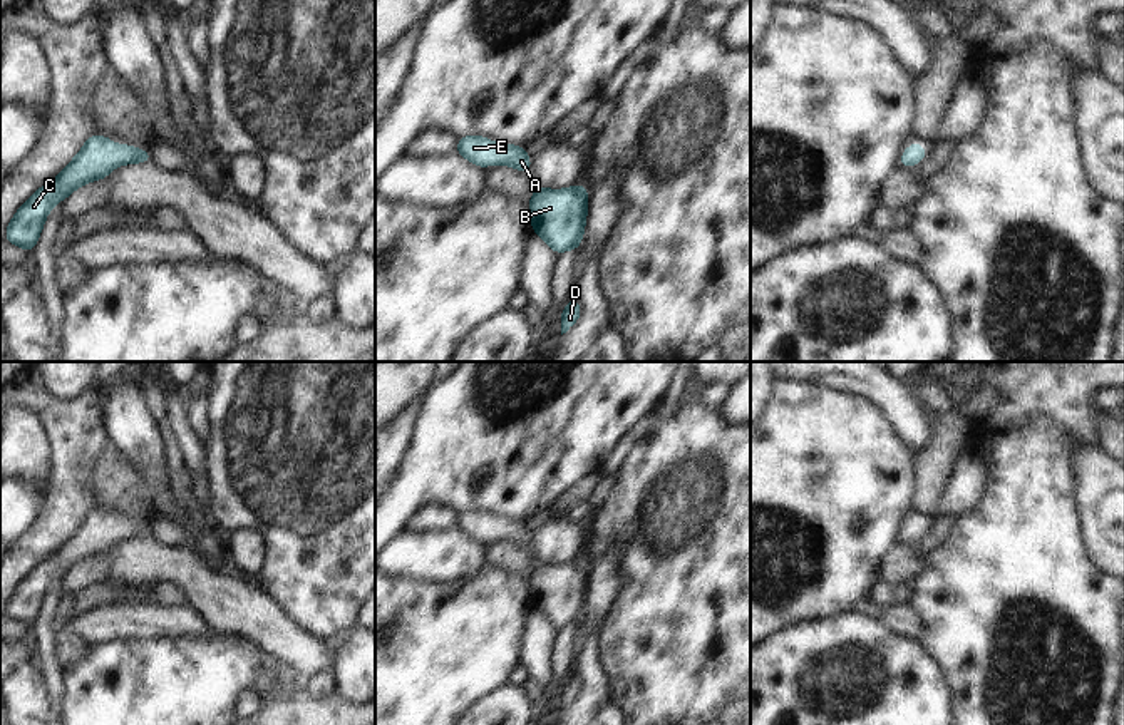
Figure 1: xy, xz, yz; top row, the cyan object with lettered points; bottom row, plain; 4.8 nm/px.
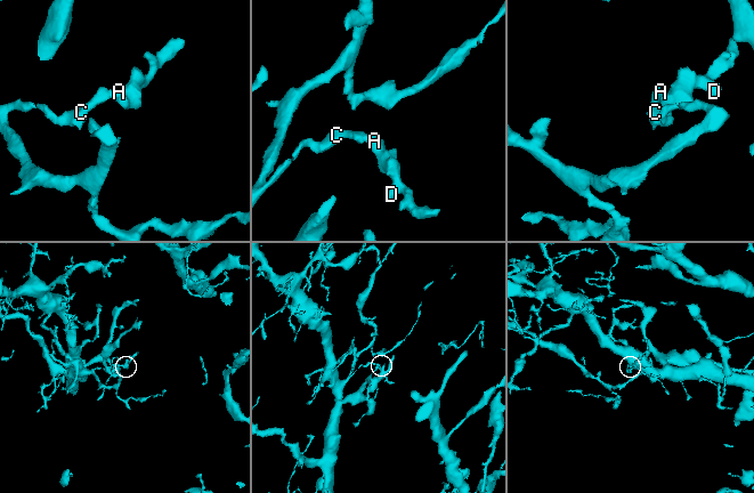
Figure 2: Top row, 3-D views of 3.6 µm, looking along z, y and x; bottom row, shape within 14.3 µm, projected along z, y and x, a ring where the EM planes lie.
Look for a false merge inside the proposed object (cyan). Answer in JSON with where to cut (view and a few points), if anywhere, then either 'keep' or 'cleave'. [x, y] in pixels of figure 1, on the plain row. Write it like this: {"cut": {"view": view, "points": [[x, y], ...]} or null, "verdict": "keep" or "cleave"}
{"cut": null, "verdict": "keep"}

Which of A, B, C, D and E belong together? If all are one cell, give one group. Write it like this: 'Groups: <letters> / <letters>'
Groups: A B C D E

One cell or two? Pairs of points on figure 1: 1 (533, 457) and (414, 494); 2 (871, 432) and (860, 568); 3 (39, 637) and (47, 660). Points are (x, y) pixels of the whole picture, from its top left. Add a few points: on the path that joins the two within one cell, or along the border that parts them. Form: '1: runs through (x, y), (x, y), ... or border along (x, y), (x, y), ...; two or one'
1: runs through (503, 466), (444, 466); one
2: runs through (870, 466), (870, 524), (863, 534); one
3: runs through (42, 642), (44, 655); one

